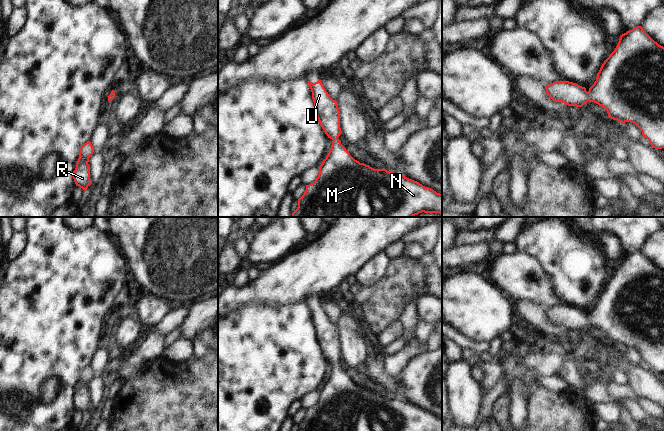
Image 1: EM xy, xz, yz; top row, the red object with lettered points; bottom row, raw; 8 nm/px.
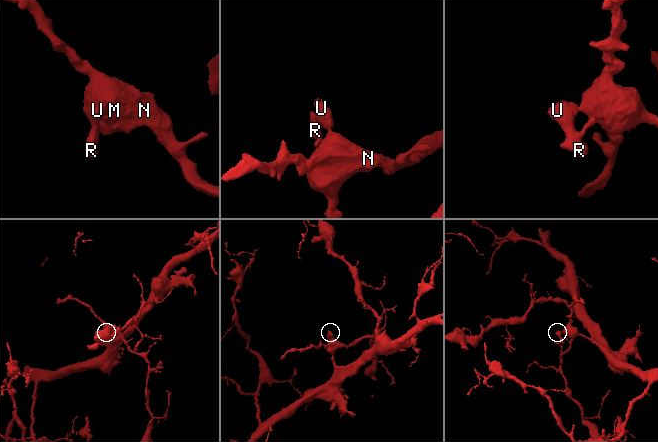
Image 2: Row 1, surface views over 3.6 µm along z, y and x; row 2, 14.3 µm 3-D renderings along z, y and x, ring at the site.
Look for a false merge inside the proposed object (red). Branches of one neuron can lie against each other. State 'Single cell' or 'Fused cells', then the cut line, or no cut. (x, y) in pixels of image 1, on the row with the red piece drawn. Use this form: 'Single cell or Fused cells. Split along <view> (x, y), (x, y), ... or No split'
Single cell. No split

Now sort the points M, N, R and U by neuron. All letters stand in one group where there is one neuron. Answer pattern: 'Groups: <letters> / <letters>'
Groups: M N R U

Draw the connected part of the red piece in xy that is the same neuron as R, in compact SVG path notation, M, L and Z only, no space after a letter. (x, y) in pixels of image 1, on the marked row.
M90 141L80 147L79 158L76 163L76 168L72 173L72 177L76 186L79 186L84 191L91 185L89 158L92 156L94 148Z

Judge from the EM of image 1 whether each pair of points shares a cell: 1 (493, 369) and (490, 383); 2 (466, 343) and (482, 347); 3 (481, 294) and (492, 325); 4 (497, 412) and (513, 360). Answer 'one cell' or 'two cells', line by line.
1: one cell
2: one cell
3: one cell
4: one cell

